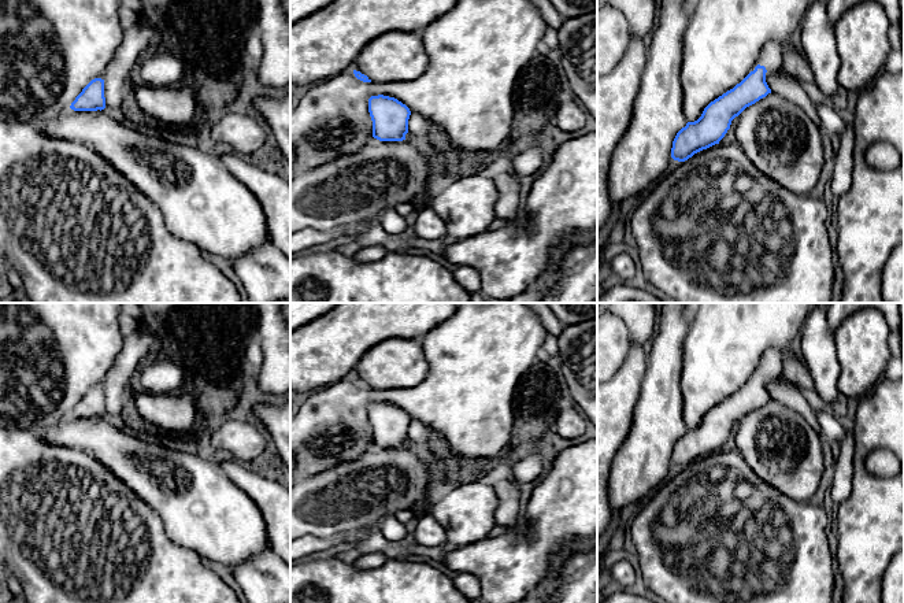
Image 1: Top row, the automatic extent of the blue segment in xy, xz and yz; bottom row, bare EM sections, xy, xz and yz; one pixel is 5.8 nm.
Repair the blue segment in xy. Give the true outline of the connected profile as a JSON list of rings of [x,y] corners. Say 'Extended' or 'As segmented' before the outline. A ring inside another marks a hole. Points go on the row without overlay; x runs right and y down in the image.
As segmented. [[[92,386],[70,413],[74,418],[97,418],[105,415],[104,386]]]

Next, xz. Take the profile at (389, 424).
As segmented. [[[378,402],[368,406],[373,444],[379,448],[403,448],[408,440],[410,415],[394,404]]]

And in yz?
Extended. [[[777,348],[767,349],[755,377],[733,396],[711,408],[697,428],[688,429],[677,440],[673,448],[671,465],[685,469],[694,460],[719,451],[736,423],[771,400],[766,389],[766,380],[781,374],[782,358],[782,351]]]

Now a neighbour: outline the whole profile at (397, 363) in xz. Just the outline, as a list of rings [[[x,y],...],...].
[[[392,337],[373,347],[356,365],[352,377],[374,389],[408,389],[429,373],[420,339]]]

